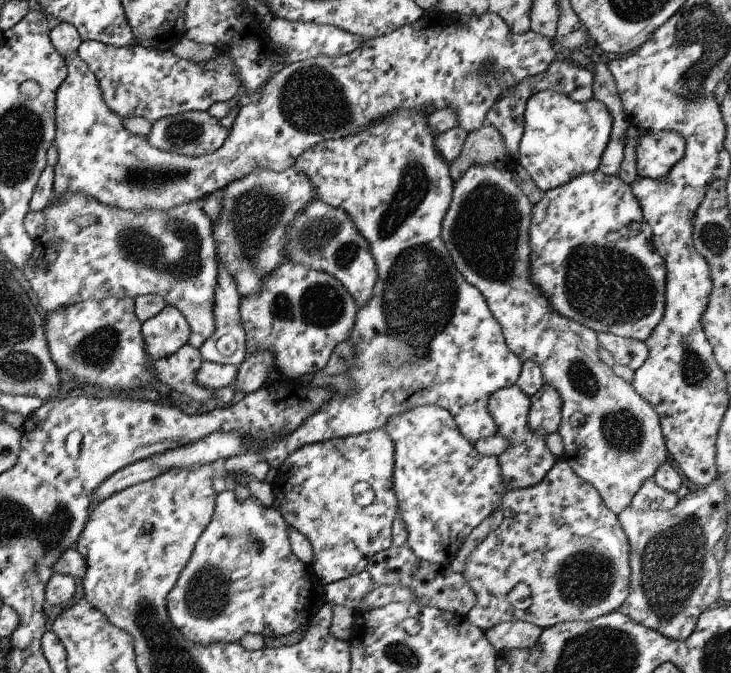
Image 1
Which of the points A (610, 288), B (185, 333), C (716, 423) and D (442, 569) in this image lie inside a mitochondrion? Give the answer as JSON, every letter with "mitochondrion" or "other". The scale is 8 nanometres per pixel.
{"A":"mitochondrion","B":"other","C":"other","D":"other"}

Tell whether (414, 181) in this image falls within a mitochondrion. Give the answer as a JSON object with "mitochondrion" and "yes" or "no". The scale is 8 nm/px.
{"mitochondrion":"yes"}

